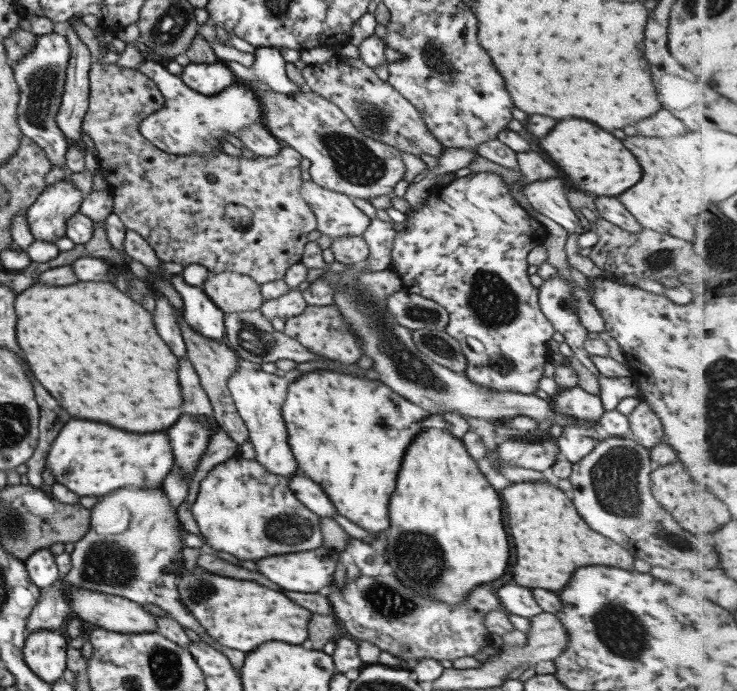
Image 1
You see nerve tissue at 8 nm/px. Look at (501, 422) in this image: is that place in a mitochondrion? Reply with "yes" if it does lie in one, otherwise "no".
no

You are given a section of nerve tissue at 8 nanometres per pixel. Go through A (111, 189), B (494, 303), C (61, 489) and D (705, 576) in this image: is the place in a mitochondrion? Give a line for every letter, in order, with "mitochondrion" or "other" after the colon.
A: other
B: mitochondrion
C: other
D: other

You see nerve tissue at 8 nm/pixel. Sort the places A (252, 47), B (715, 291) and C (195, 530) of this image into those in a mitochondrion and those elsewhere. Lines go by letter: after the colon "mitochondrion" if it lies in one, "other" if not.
A: other
B: other
C: other

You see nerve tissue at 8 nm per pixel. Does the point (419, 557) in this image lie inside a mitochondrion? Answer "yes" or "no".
yes

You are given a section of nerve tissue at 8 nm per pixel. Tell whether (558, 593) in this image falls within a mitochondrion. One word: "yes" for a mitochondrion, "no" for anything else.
no

